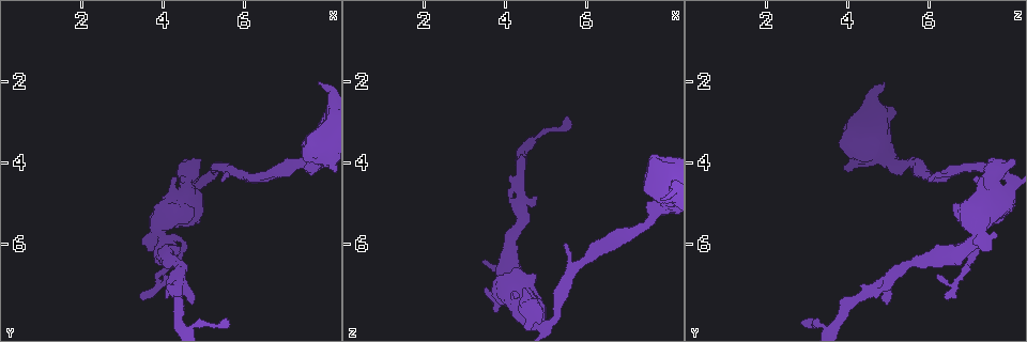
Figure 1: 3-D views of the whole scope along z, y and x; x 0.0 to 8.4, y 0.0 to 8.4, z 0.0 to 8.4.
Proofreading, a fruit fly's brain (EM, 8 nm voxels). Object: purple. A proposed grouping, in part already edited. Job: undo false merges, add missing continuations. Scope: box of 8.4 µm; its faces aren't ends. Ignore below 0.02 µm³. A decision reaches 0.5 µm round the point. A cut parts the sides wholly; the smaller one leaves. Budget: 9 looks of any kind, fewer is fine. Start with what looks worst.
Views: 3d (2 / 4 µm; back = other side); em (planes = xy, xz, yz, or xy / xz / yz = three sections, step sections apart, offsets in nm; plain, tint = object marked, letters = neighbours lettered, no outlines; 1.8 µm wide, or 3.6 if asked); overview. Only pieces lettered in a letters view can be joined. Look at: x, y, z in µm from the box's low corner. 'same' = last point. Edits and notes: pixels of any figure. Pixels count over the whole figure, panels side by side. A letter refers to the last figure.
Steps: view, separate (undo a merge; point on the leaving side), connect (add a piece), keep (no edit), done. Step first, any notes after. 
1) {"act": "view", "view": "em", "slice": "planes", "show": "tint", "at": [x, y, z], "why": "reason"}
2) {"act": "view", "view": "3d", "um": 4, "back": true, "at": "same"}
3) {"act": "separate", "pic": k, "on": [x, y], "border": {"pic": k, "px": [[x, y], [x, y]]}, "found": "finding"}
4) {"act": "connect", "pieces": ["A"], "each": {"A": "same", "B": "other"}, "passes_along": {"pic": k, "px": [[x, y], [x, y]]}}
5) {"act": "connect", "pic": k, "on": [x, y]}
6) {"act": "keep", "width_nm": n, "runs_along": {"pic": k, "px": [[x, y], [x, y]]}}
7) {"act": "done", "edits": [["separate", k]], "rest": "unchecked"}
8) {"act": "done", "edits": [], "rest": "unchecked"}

{"act": "view", "view": "3d", "um": 2, "at": [4.80, 7.40, 4.95], "why": "branch stops here"}

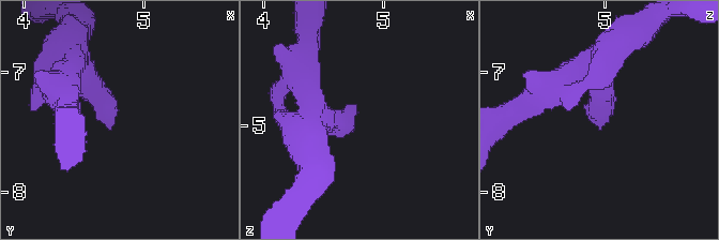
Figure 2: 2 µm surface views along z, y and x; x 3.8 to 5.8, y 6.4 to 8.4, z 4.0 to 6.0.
{"act": "view", "view": "em", "slice": "planes", "show": "letters", "at": [4.80, 7.42, 4.98]}

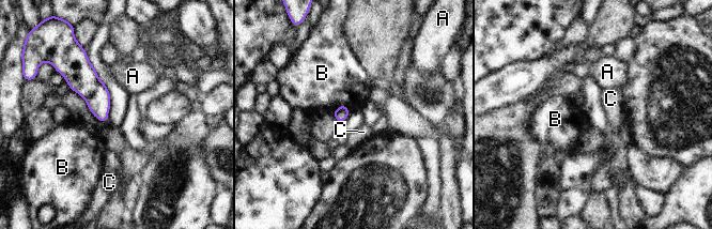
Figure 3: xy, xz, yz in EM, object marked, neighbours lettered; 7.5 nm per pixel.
{"act": "keep", "longest_contact_nm": ["B", 140], "each": {"A": "other", "B": "other", "C": "other"}, "found": "no lettered piece goes on from it"}

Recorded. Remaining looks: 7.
{"act": "view", "view": "em", "slice": "planes", "show": "tint", "at": [5.45, 4.45, 6.05], "why": "branch stops here"}

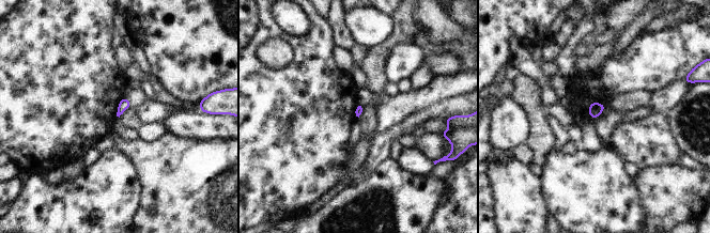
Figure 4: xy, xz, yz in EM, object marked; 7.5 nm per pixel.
{"act": "view", "view": "em", "slice": "planes", "show": "letters", "at": "same"}

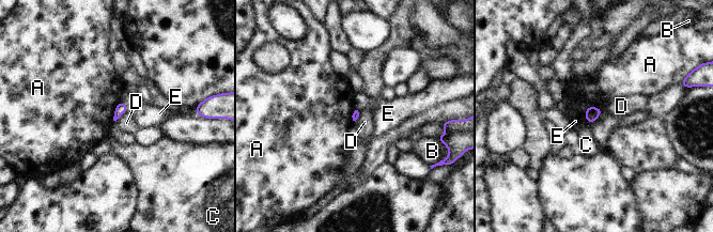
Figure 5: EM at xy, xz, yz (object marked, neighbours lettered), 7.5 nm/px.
{"act": "keep", "each": {"A": "other", "B": "other", "C": "other", "D": "other", "E": "other"}, "border": {"pic": 5, "px": [[127, 110], [115, 121]]}, "found": "no lettered piece goes on from it"}

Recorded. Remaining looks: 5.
{"act": "view", "view": "em", "slice": "planes", "show": "letters", "at": [5.30, 4.25, 7.85], "why": "abrupt turn"}

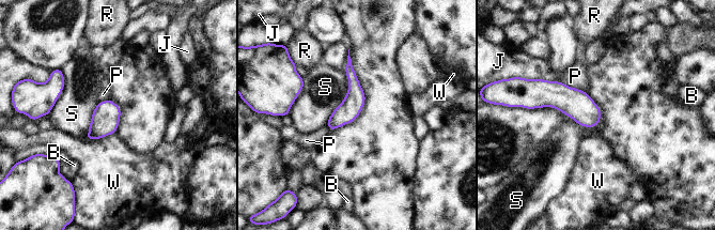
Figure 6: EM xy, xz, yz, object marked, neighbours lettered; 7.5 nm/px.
{"act": "keep", "each": {"B": "other", "J": "other", "P": "other", "R": "other", "S": "other", "W": "other"}, "found": "all the same neuron"}

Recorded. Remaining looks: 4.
{"act": "view", "view": "3d", "um": 4, "at": [3.55, 7.35, 6.40], "why": "an open end"}

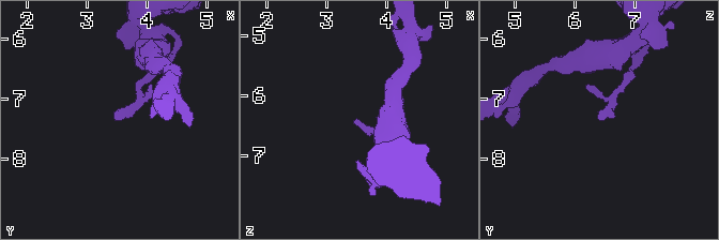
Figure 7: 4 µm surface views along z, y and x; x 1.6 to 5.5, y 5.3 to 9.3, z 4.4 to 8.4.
{"act": "view", "view": "em", "slice": "planes", "show": "letters", "at": [3.45, 7.30, 6.40], "why": "now the EM"}

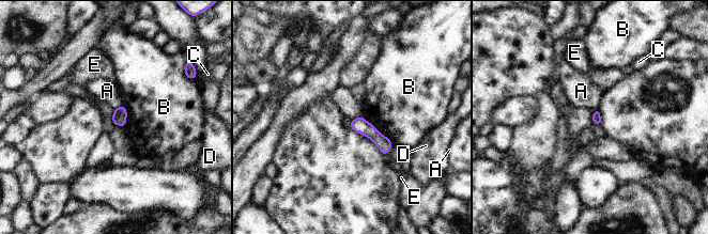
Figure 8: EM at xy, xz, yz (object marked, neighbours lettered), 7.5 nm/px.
{"act": "keep", "each": {"A": "other", "B": "other", "C": "other", "D": "other", "E": "other"}, "runs_along": {"pic": 8, "px": [[353, 123], [368, 129], [385, 151]]}, "found": "no lettered piece goes on from it"}

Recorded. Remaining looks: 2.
{"act": "done", "edits": [], "rest": "unchecked"}

